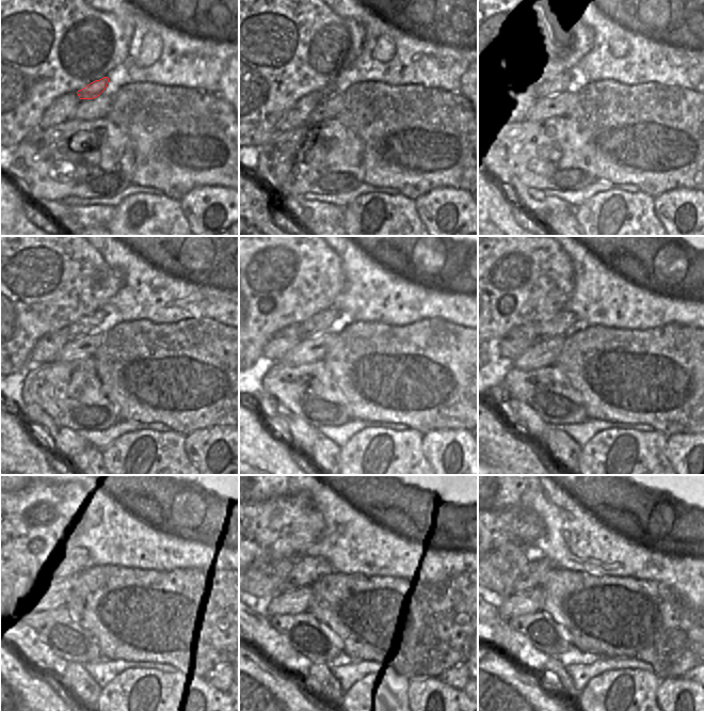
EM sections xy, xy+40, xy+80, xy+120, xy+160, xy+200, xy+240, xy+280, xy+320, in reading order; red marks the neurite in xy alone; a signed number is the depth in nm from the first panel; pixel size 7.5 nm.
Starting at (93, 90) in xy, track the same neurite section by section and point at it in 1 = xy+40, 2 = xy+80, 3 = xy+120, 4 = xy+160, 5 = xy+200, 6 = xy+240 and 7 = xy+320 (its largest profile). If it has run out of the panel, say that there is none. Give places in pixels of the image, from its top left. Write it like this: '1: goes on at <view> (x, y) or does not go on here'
1: goes on at xy+40 (332, 88)
2: goes on at xy+80 (560, 88)
3: goes on at xy+120 (82, 327)
4: goes on at xy+160 (319, 324)
5: goes on at xy+200 (560, 325)
6: goes on at xy+240 (80, 562)
7: goes on at xy+320 (534, 574)

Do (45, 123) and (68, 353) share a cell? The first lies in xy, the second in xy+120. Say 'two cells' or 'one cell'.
two cells

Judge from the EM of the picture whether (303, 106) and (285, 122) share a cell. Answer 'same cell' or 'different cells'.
same cell

